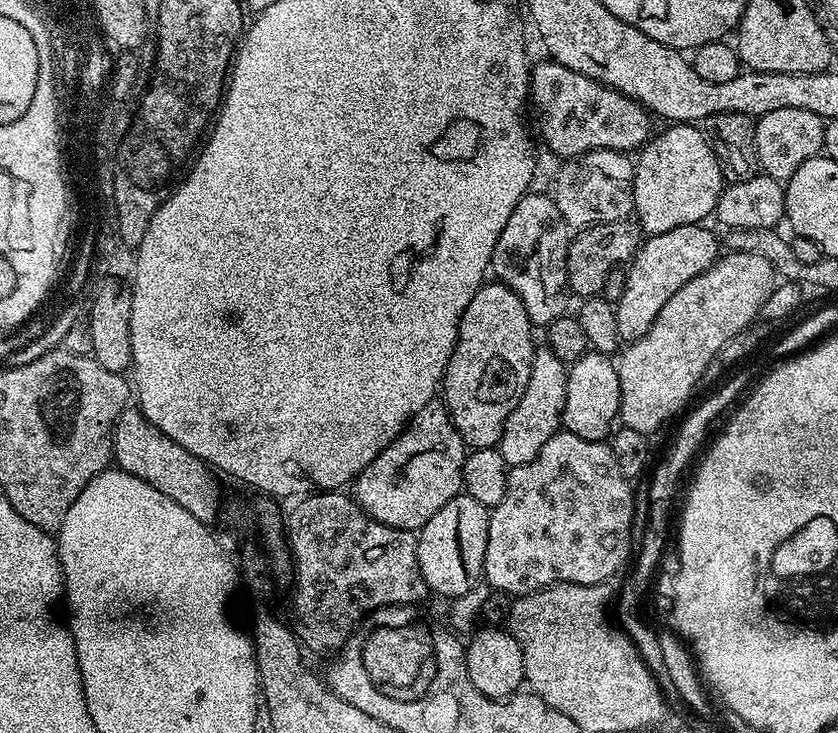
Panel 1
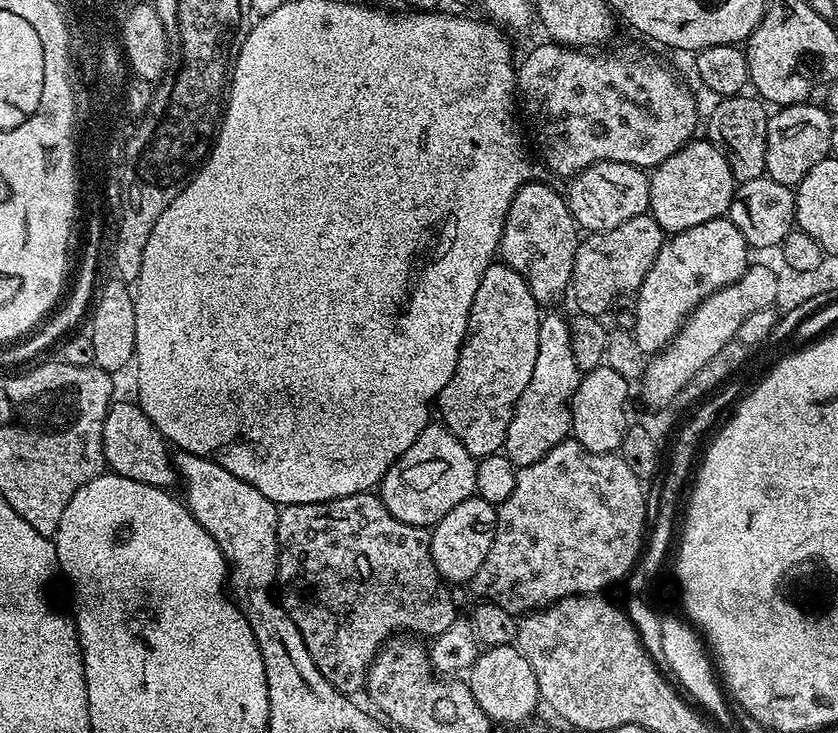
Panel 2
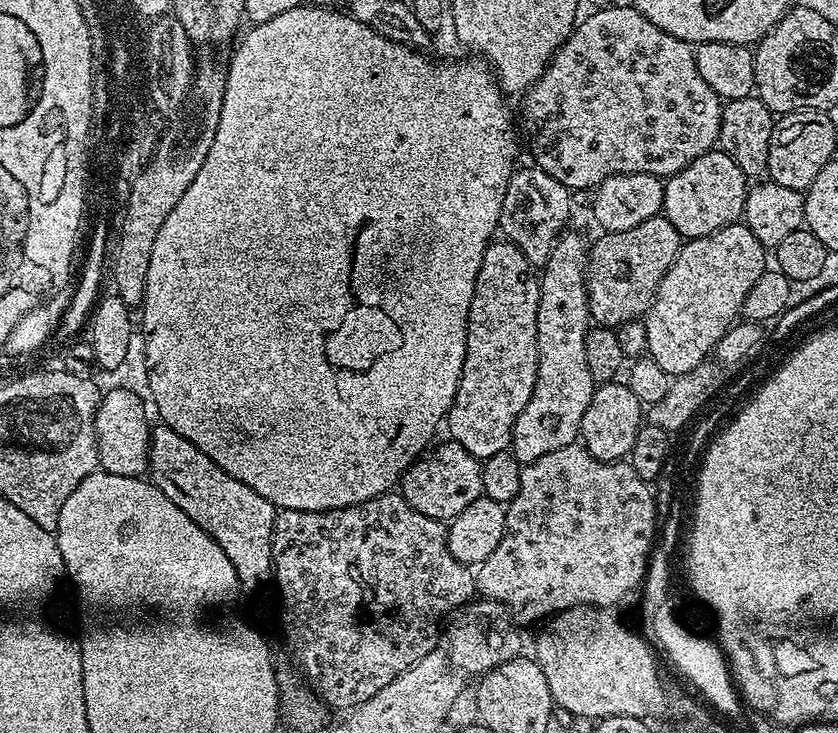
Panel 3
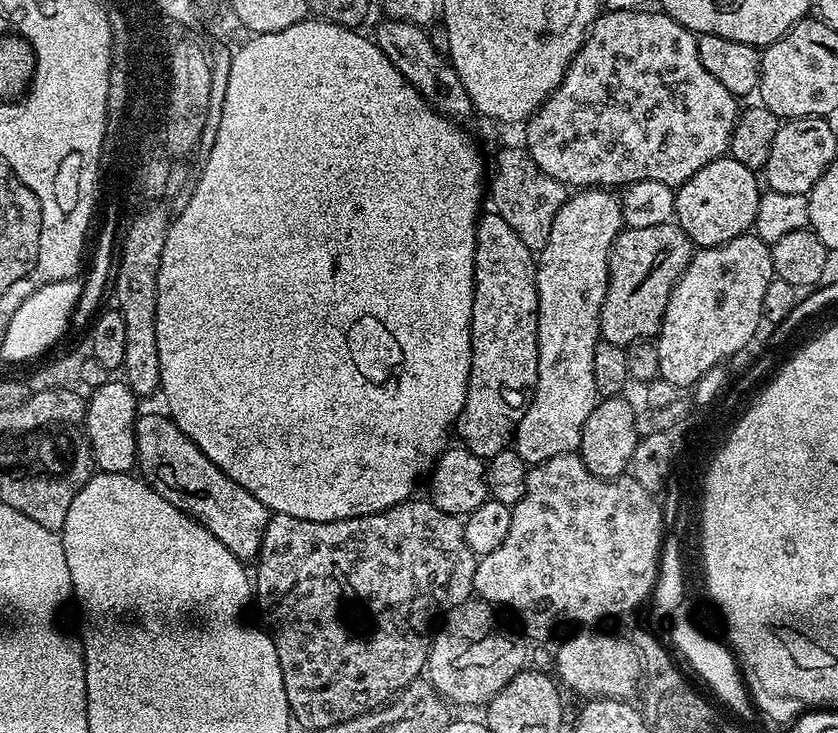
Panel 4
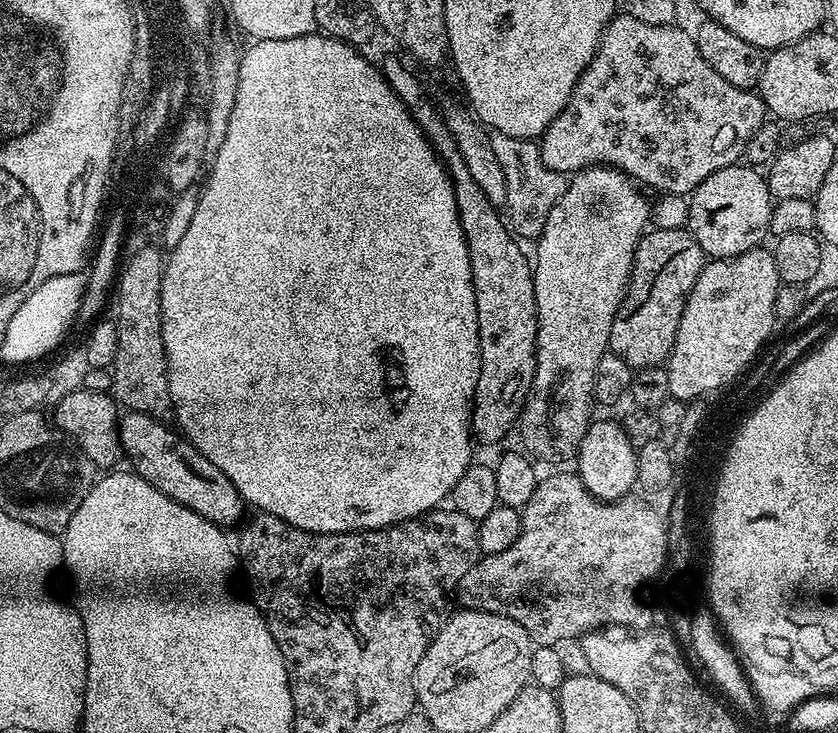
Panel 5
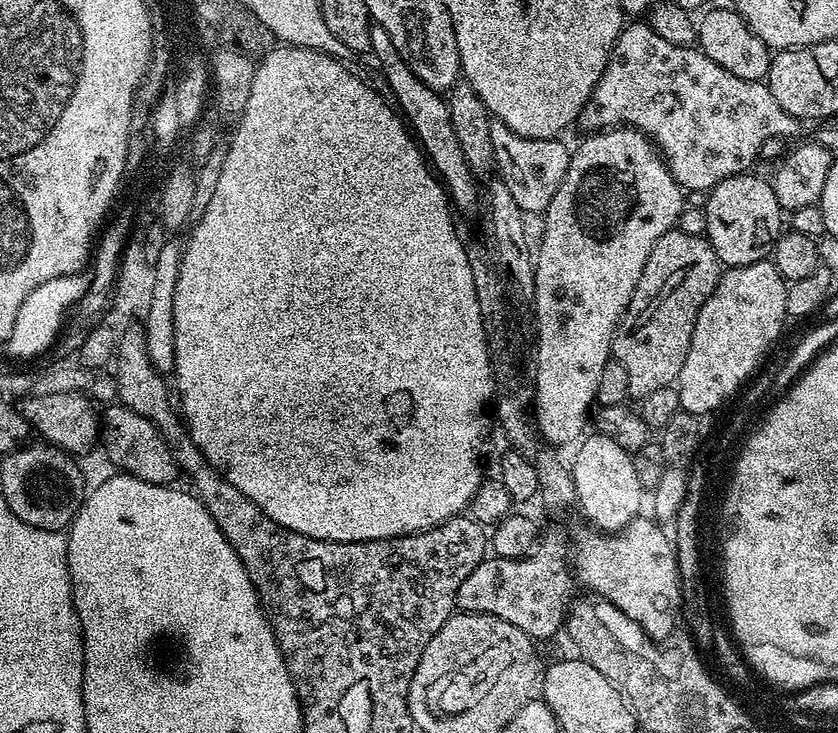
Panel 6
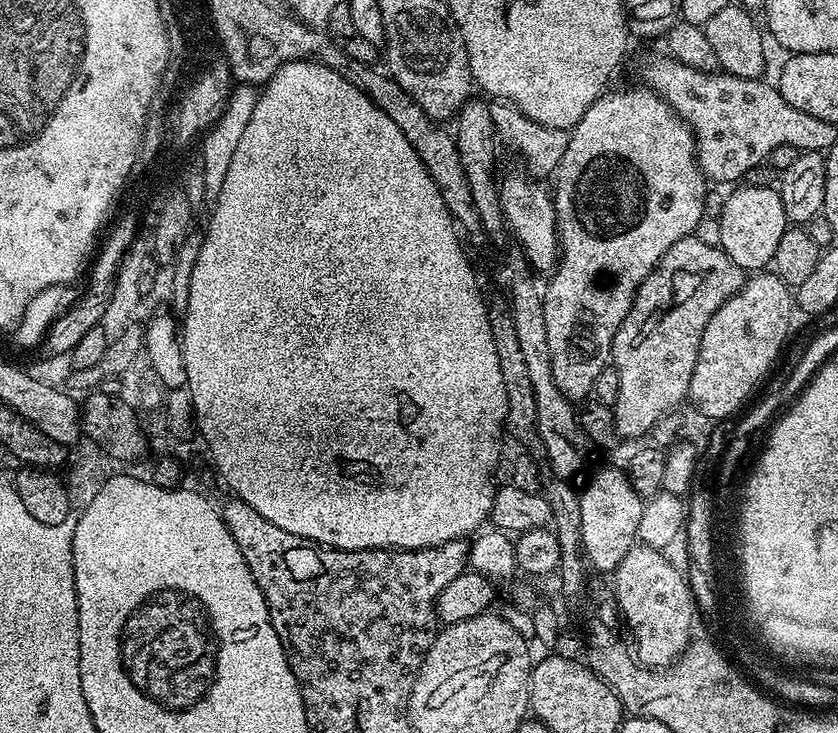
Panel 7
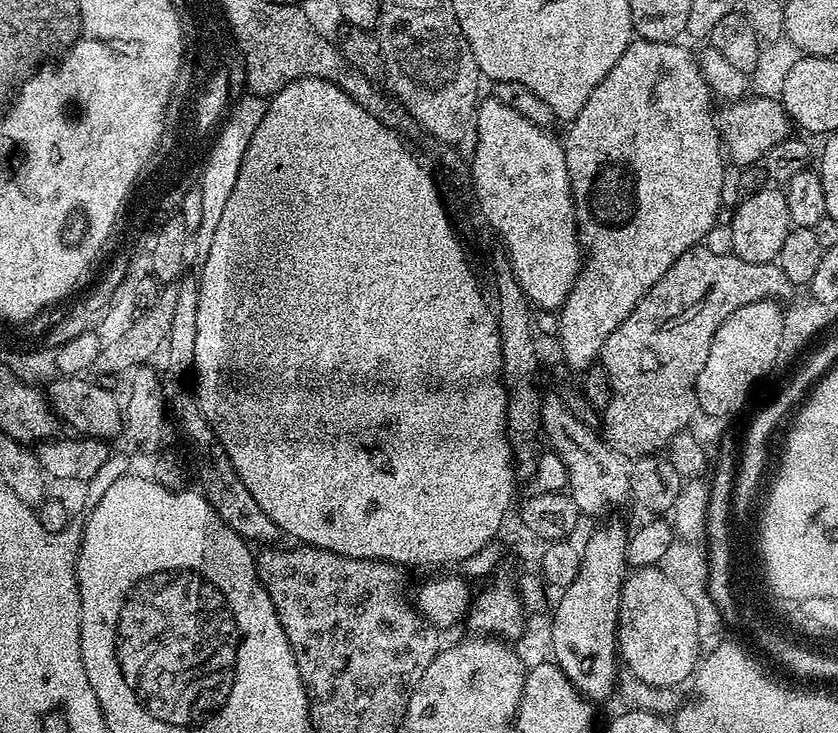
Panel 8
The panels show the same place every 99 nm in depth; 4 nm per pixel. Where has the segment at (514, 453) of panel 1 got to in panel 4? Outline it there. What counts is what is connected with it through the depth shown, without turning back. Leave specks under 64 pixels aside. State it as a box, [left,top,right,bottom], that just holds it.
[514,187,625,466]

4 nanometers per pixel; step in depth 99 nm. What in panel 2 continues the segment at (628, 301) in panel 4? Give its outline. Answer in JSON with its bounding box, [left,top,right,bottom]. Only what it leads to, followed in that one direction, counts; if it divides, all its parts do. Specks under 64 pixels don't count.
[570,214,666,318]

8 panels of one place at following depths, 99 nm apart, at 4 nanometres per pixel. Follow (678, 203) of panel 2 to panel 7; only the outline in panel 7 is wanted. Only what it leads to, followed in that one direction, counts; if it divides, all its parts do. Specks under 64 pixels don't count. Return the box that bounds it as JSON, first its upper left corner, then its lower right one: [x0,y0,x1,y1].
[718,184,790,270]

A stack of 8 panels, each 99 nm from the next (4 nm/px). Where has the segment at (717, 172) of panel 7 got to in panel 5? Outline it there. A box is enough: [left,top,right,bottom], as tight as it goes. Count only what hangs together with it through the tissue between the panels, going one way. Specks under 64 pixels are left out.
[539,14,766,196]

